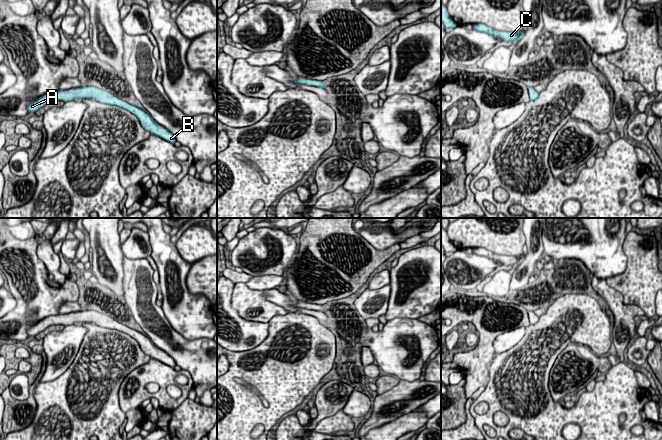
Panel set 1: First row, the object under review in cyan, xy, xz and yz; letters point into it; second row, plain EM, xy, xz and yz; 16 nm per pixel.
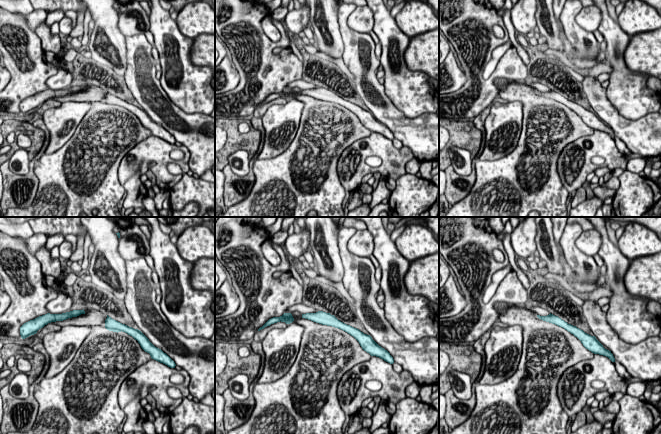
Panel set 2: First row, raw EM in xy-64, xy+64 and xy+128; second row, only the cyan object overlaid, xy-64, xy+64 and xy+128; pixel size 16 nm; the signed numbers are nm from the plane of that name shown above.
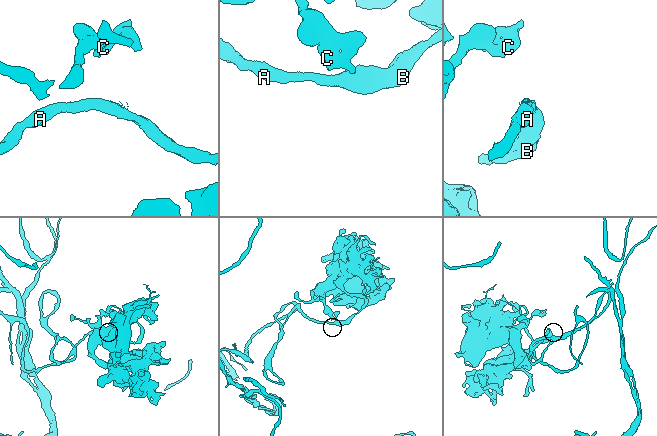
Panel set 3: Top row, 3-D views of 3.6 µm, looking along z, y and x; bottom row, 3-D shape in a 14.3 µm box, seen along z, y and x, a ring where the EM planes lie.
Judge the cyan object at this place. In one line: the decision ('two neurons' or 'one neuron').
one neuron

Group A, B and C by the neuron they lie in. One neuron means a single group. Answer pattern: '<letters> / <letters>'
A B C

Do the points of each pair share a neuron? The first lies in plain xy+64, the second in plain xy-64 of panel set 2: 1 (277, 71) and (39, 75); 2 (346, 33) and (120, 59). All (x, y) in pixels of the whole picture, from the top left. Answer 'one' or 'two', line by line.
1: one
2: two

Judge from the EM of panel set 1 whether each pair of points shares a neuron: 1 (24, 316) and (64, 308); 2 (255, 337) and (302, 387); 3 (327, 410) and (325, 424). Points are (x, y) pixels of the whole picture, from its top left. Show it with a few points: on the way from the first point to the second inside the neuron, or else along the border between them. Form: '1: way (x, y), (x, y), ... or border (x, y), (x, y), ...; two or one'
1: border (76, 301), (64, 301), (58, 307), (58, 313); two
2: border (269, 323), (267, 336), (259, 344), (239, 351); two
3: border (342, 409), (319, 421); two

